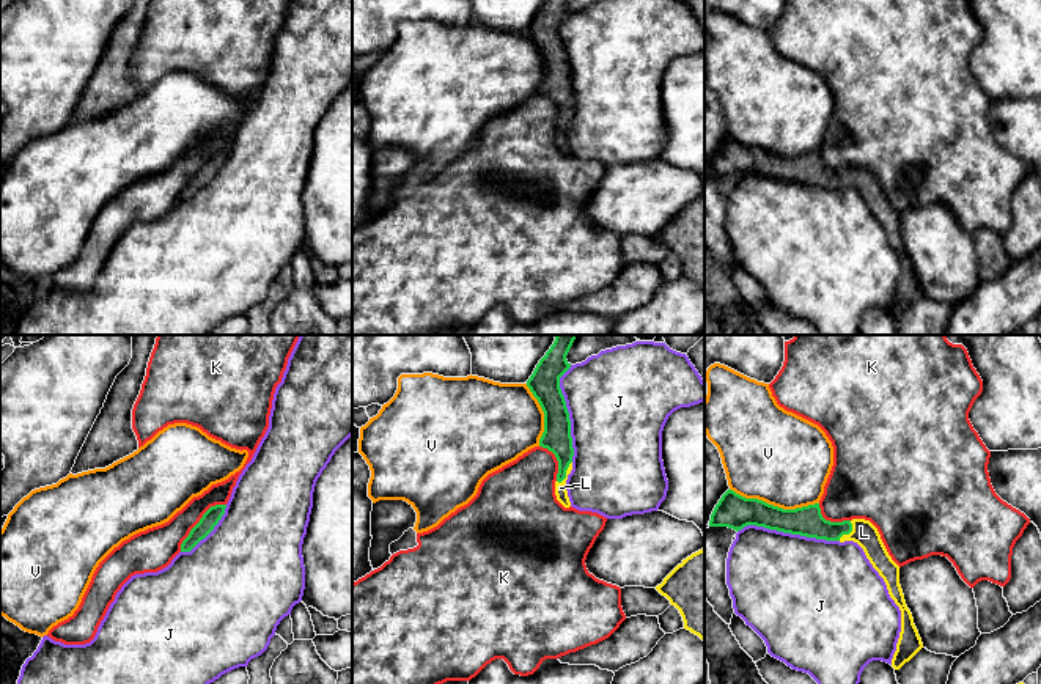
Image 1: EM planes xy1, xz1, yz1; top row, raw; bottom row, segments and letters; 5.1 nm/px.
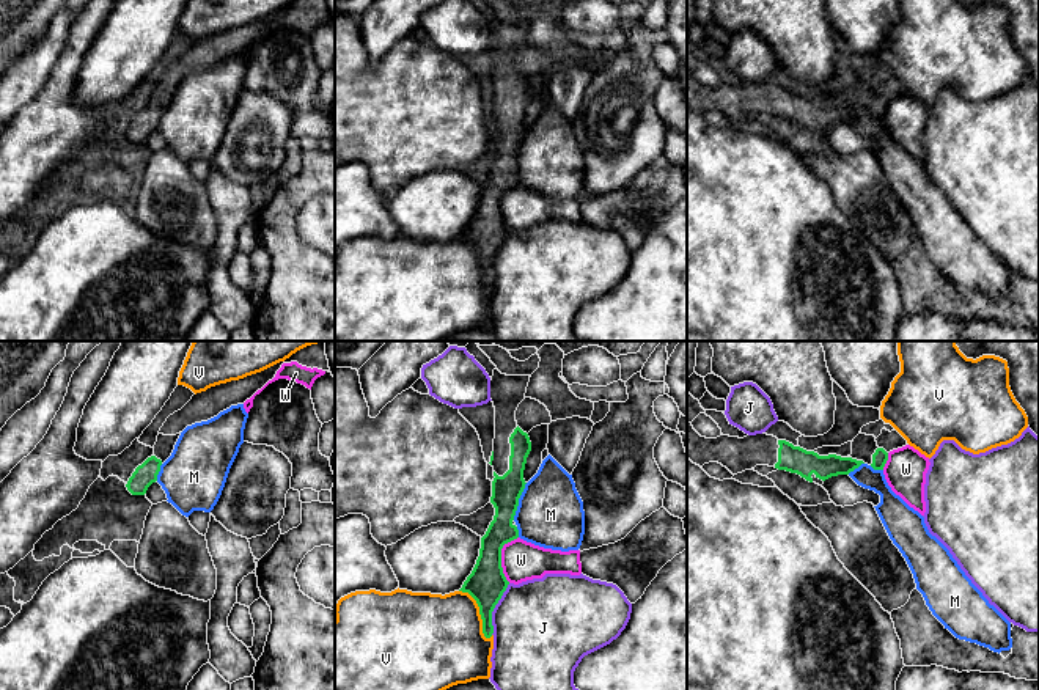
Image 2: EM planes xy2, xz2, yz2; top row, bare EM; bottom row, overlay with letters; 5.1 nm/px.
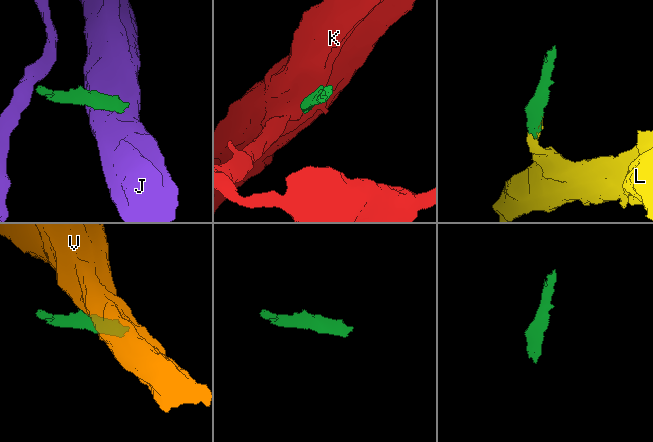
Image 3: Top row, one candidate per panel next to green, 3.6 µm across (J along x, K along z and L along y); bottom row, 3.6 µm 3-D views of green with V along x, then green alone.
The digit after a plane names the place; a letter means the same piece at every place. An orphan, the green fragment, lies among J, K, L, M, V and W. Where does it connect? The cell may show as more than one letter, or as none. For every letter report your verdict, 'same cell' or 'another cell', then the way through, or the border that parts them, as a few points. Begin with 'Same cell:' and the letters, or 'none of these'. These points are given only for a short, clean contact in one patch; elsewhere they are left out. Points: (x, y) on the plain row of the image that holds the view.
Same cell: L
J: another cell
K: another cell; border along xy1 (225, 151), (216, 151), (203, 162), (183, 189), (180, 198)
L: same cell
M: another cell; border along xz2 (527, 131), (513, 167)
V: another cell
W: another cell; border along xz2 (517, 184), (502, 197), (502, 220), (510, 230)

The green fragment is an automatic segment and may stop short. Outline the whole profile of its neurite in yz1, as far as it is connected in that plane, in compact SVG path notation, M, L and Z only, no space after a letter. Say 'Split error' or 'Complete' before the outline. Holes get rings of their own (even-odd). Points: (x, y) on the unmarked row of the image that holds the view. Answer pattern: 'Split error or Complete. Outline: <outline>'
Split error. Outline: M728 137L715 153L709 175L728 175L739 179L747 173L826 189L857 190L884 226L890 245L901 258L901 280L892 314L899 318L923 296L899 233L899 214L888 203L877 176L870 168L830 170L822 165L819 151L783 157L758 146L745 146Z

